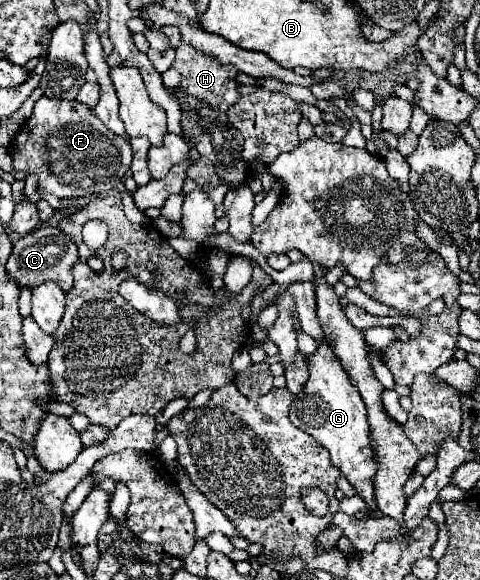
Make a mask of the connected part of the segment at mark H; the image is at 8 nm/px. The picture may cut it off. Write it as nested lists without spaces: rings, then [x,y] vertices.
[[[180,42],[180,46],[176,48],[176,60],[174,60],[174,68],[182,74],[182,82],[180,82],[180,90],[198,100],[198,102],[206,102],[210,108],[214,110],[222,110],[228,112],[230,106],[234,106],[234,102],[238,102],[240,98],[240,90],[238,90],[238,82],[236,76],[240,74],[236,70],[236,66],[226,66],[222,62],[218,62],[218,58],[210,58],[208,54],[198,52],[194,46]]]

